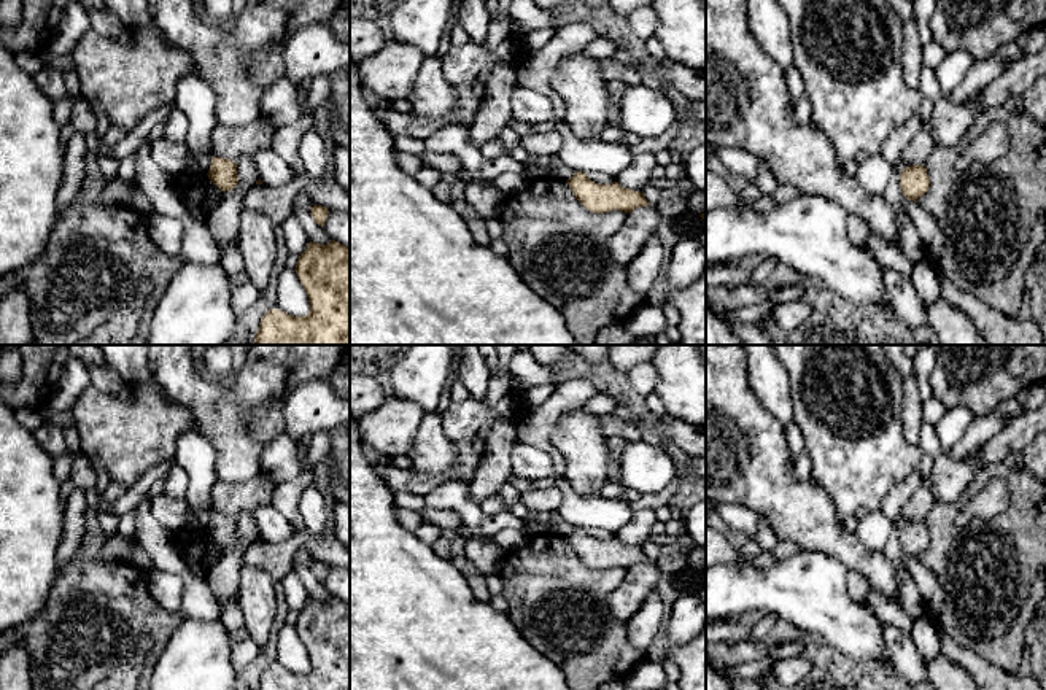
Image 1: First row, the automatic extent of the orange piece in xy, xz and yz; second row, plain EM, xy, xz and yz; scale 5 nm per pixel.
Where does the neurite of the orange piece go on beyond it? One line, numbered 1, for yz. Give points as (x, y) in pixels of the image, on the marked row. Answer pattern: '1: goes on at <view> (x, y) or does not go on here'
1: does not go on here

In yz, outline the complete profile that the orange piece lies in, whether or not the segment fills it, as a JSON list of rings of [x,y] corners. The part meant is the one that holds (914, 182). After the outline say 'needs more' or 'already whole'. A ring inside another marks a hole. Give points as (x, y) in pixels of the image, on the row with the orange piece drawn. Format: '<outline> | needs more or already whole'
[[[909,165],[901,170],[900,188],[906,199],[917,200],[930,188],[930,178],[927,175],[925,165]]] | already whole

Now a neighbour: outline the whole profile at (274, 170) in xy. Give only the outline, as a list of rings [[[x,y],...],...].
[[[272,146],[258,151],[253,159],[258,167],[259,180],[269,188],[281,188],[296,178],[292,169]]]

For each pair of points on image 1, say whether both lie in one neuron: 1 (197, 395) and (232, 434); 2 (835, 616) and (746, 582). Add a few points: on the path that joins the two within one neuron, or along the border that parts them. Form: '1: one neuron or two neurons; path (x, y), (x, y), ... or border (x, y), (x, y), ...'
1: one neuron; path (207, 404), (224, 425)
2: one neuron; path (813, 598), (803, 589), (768, 589)

